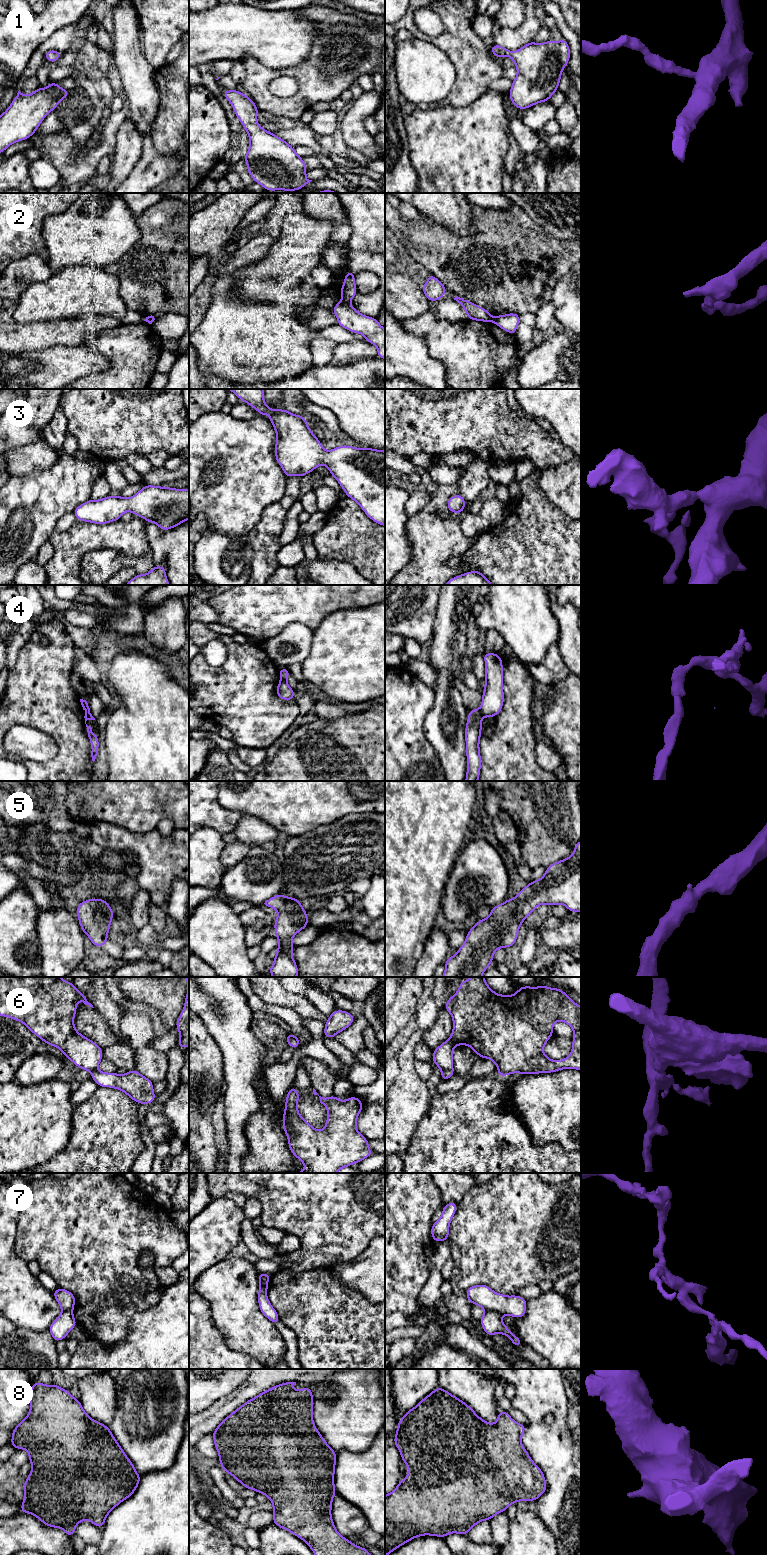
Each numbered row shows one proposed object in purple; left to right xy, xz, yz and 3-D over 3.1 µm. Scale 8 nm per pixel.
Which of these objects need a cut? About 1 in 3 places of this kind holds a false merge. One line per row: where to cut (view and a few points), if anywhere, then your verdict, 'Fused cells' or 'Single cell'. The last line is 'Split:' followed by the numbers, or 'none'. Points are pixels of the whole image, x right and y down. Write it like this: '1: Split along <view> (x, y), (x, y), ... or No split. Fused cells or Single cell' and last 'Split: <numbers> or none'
1: No split. Single cell
2: Split along xz (342, 300), (349, 302). Fused cells
3: No split. Single cell
4: Split along yz (479, 709), (484, 716). Fused cells
5: No split. Single cell
6: Split along yz (452, 1068), (442, 1071). Fused cells
7: Split along yz (485, 1310), (494, 1310), (500, 1315). Fused cells
8: No split. Single cell
Split: 2, 4, 6, 7

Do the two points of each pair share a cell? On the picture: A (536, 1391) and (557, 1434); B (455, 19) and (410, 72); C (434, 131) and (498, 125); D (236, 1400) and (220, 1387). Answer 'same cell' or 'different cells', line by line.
A: same cell
B: different cells
C: same cell
D: different cells

